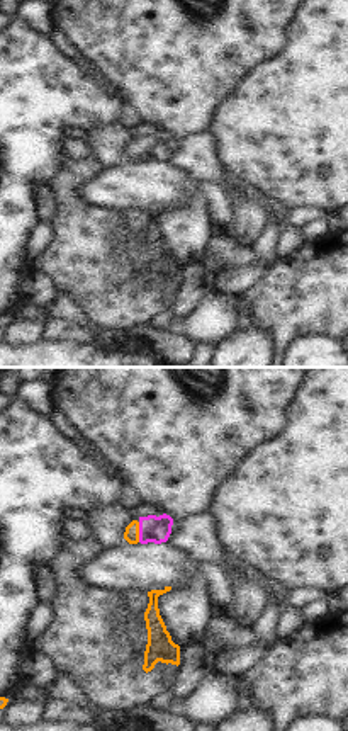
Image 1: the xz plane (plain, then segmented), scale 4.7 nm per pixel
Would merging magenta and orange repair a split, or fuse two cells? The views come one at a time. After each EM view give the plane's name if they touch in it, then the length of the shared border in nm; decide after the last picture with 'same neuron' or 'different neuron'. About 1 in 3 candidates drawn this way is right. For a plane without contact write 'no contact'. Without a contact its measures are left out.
meets magenta in xz; contact 100 nm long

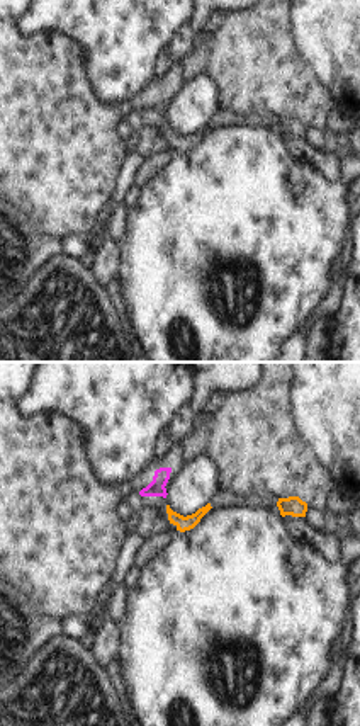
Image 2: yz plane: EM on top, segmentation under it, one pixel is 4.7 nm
no contact

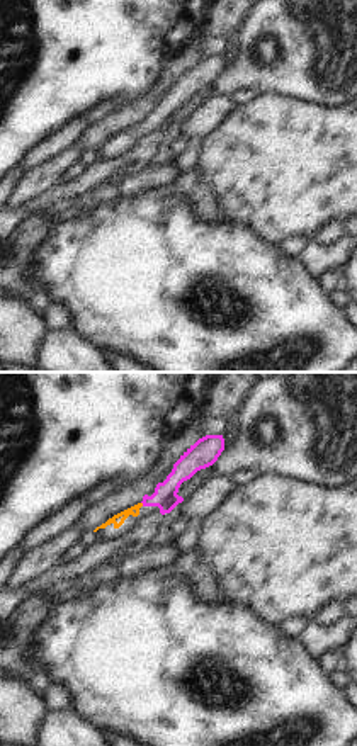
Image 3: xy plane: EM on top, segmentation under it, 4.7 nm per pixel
meets magenta in xy; contact 30 nm long

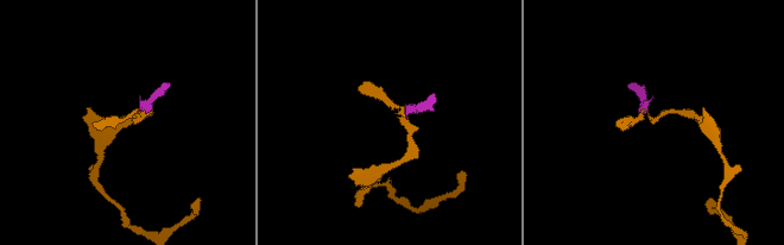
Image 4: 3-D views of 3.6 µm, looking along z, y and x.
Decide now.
same neuron

